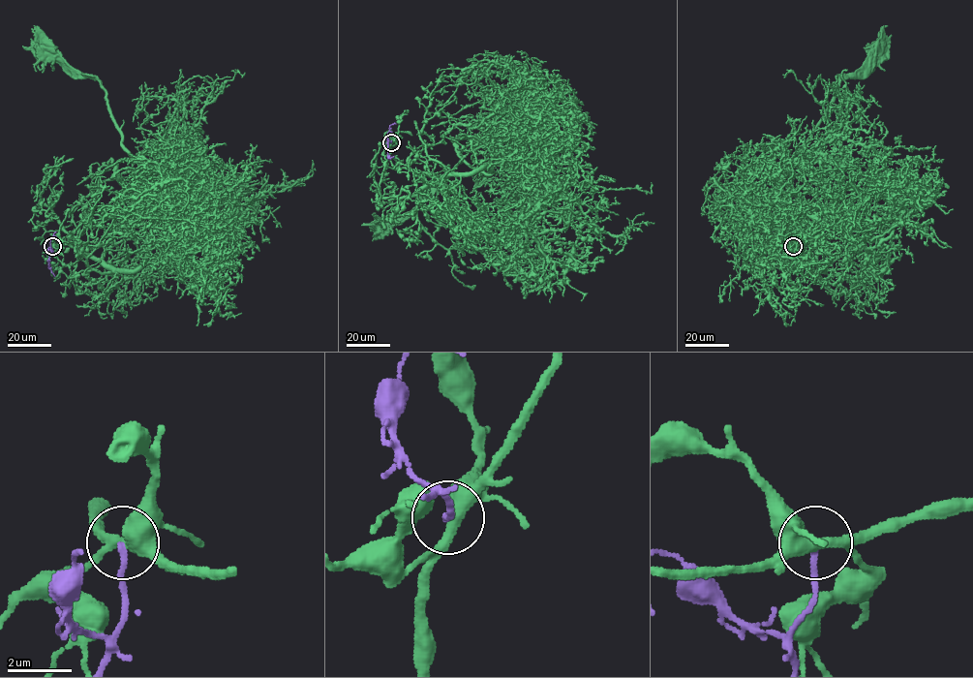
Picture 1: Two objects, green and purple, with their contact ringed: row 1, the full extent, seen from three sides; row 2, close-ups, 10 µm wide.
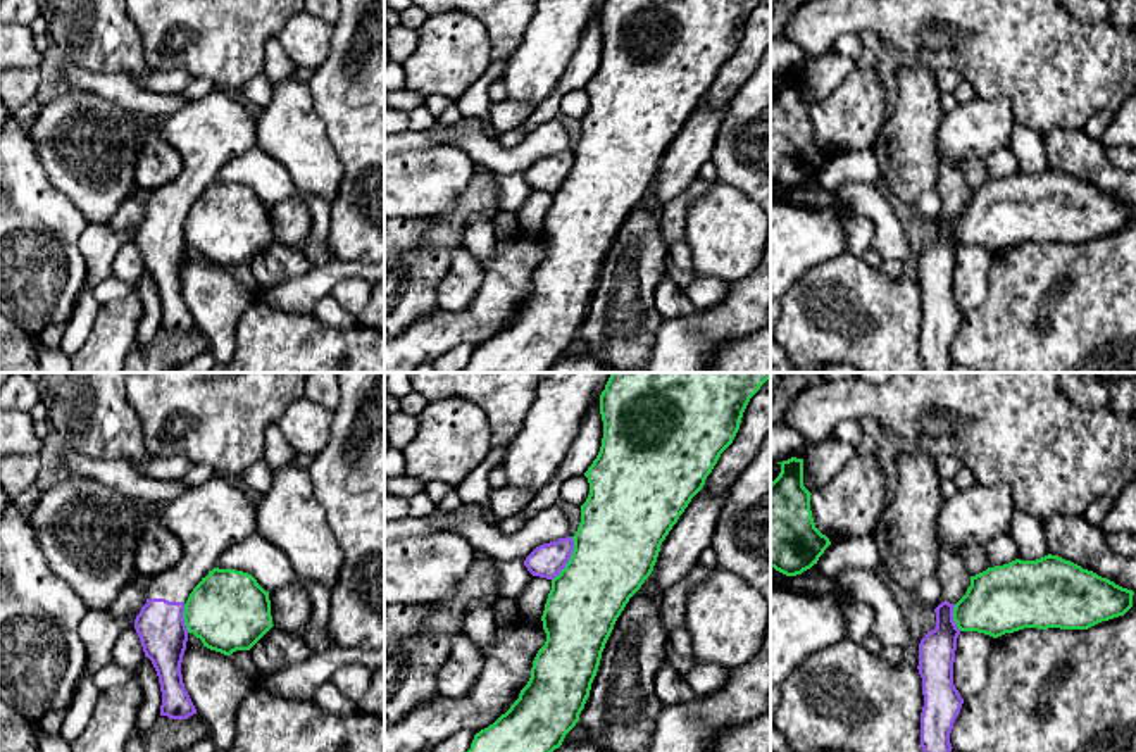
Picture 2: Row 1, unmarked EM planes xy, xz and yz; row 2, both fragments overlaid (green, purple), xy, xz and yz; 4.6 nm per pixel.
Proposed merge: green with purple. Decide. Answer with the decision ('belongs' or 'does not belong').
does not belong

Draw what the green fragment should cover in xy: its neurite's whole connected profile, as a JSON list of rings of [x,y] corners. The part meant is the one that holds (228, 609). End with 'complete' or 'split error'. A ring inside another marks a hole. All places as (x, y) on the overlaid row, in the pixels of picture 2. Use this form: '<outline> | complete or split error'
[[[219,567],[193,588],[183,619],[203,647],[224,655],[250,650],[274,626],[269,592],[248,573]]] | complete

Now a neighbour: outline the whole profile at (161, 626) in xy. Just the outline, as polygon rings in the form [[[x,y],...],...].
[[[64,476],[26,516],[50,571],[79,595],[86,611],[107,611],[129,585],[138,521],[148,509],[181,540],[183,557],[150,580],[134,630],[159,676],[160,716],[188,719],[197,709],[181,674],[184,604],[228,548],[257,533],[257,504],[221,476],[169,502],[145,502],[93,478]]]

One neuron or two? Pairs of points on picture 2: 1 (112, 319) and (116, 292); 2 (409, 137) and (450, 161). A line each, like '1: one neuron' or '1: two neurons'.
1: two neurons
2: two neurons

